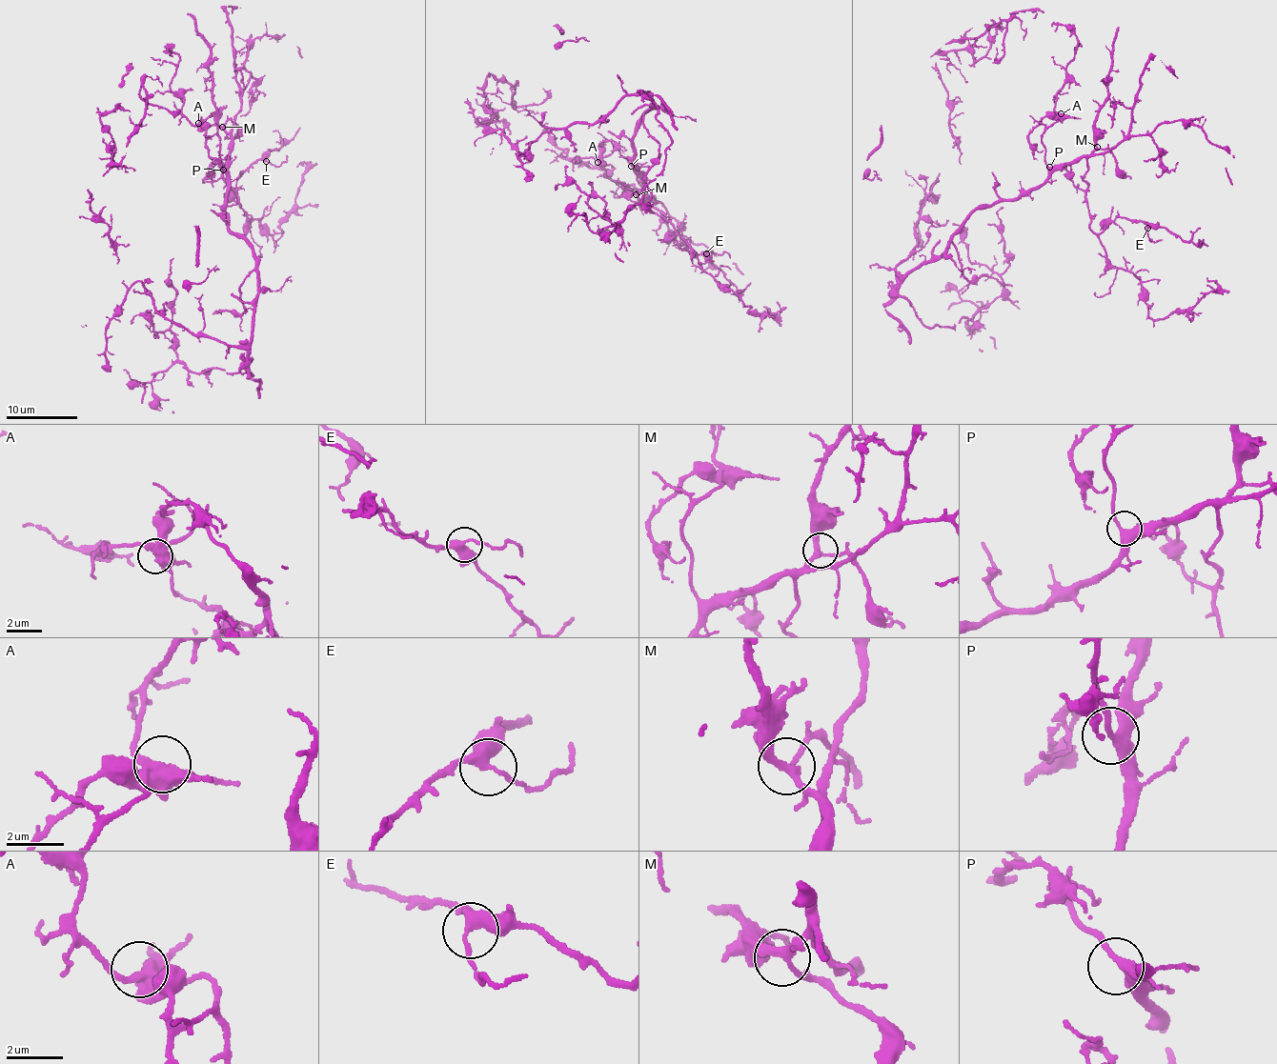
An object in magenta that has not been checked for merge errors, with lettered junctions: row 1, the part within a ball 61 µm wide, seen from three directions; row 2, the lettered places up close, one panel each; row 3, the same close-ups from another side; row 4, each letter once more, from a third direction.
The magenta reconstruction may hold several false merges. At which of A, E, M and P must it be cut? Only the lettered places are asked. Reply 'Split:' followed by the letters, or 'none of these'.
Split: none of these

